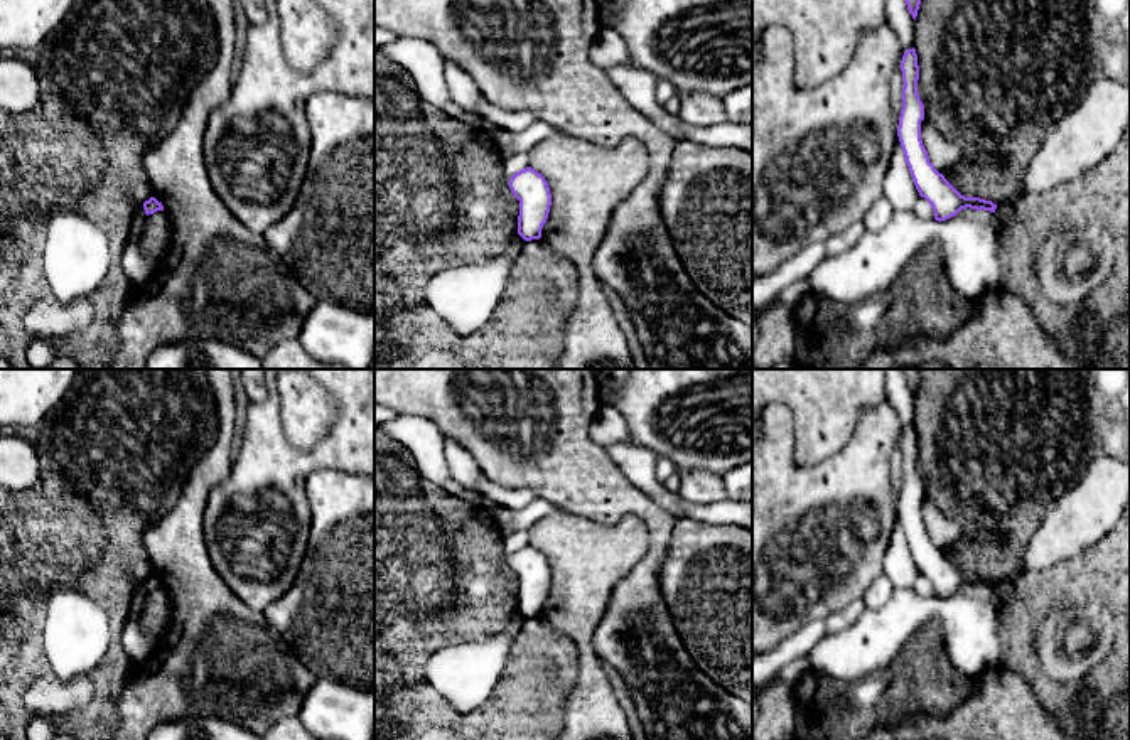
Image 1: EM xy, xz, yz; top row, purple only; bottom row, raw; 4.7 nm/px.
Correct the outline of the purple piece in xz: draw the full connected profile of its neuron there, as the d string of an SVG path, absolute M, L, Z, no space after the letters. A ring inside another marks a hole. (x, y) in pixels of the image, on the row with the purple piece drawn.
M526 167L513 174L509 189L519 201L518 234L525 241L540 239L552 206L548 182L541 174Z

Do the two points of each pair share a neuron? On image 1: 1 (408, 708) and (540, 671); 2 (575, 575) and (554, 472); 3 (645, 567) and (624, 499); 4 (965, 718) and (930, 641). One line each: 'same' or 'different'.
1: same
2: different
3: same
4: different

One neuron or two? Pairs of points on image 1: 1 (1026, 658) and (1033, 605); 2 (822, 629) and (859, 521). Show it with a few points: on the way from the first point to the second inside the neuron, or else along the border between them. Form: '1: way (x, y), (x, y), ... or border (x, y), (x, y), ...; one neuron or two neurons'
1: way (1026, 644), (1026, 619); one neuron
2: border (860, 600), (812, 619), (788, 634); two neurons

